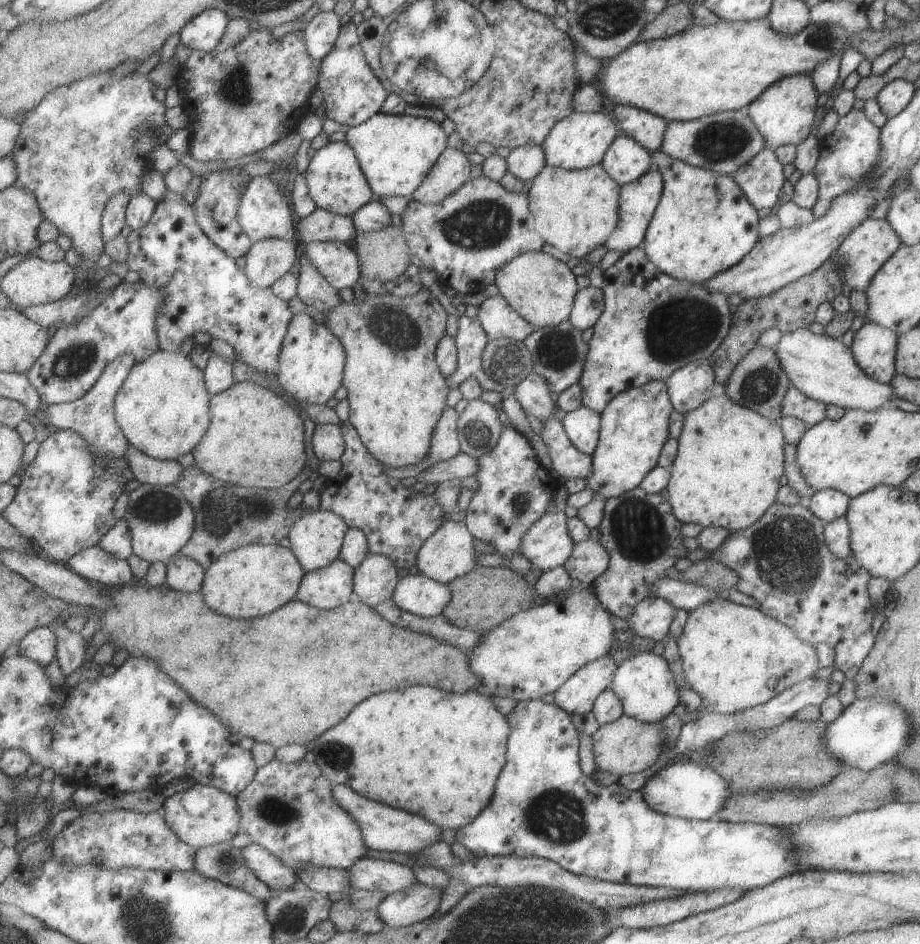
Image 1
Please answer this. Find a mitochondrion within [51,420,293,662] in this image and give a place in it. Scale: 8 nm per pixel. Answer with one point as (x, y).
(225, 513)

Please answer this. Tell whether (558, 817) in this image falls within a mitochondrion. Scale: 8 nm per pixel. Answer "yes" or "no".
yes

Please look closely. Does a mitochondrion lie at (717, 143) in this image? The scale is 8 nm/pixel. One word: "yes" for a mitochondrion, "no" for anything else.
yes

